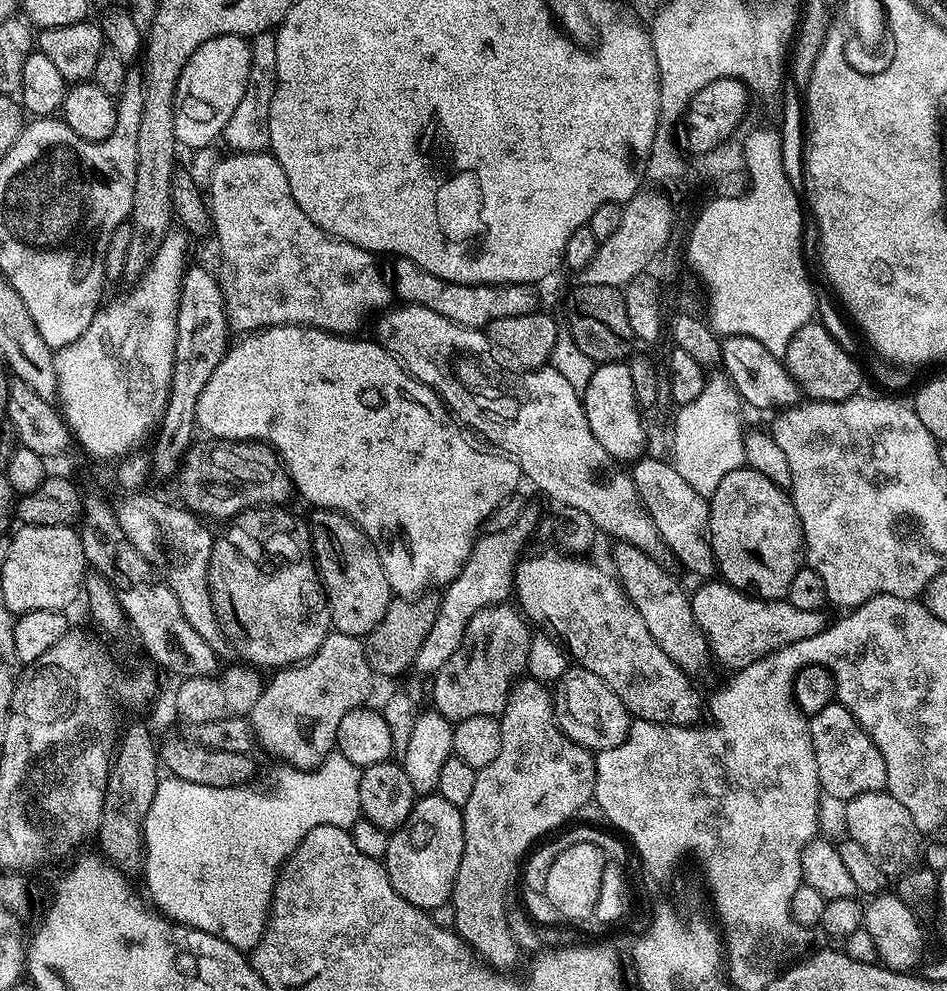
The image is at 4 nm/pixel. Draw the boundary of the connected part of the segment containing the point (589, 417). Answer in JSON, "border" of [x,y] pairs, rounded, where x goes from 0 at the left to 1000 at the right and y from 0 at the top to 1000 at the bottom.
{"border":[[[662,366],[636,367],[623,381],[623,390],[615,397],[619,426],[627,434],[627,442],[636,446],[640,458],[650,466],[671,466],[681,459],[680,425],[671,404]]]}

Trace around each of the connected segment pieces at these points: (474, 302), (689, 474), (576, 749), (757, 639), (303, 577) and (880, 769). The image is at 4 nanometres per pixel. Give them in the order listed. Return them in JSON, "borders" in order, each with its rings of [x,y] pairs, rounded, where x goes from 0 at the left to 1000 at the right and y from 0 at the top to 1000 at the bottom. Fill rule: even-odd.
{"borders":[[[[428,258],[415,266],[418,267],[412,279],[416,284],[416,295],[421,302],[423,299],[427,307],[450,309],[450,313],[458,313],[458,317],[467,317],[467,321],[475,321],[475,325],[493,331],[511,333],[526,321],[547,321],[571,310],[570,299],[565,295],[567,292],[561,287],[485,287],[446,272]]],[[[763,378],[756,379],[747,384],[741,394],[741,398],[737,398],[737,402],[733,402],[733,406],[717,409],[716,426],[711,430],[712,440],[712,464],[716,478],[720,478],[720,482],[724,482],[724,486],[729,486],[729,490],[733,490],[733,494],[737,494],[737,498],[744,503],[751,503],[754,494],[758,494],[758,486],[762,486],[762,482],[767,482],[767,478],[771,478],[771,474],[779,474],[787,471],[786,466],[786,437],[781,432],[781,410],[784,411],[784,403],[777,393],[774,392],[772,383]]],[[[561,684],[542,689],[532,717],[526,724],[530,733],[530,753],[526,765],[522,765],[517,773],[504,778],[501,797],[488,816],[490,861],[488,870],[484,870],[484,882],[479,886],[475,909],[482,926],[479,938],[498,956],[499,961],[520,975],[527,974],[527,969],[541,969],[547,964],[546,955],[535,937],[539,912],[532,907],[536,904],[541,887],[544,884],[546,887],[547,877],[555,861],[571,846],[595,837],[601,830],[599,827],[623,811],[629,801],[628,762],[603,747],[590,735],[587,731],[584,699],[574,694],[578,693],[571,687]]],[[[763,585],[744,586],[730,600],[730,615],[737,632],[748,645],[753,663],[756,662],[772,676],[780,676],[800,668],[814,658],[834,652],[834,648],[847,648],[847,644],[860,644],[873,634],[876,626],[868,616],[845,616],[831,605],[806,605],[777,594]]],[[[291,511],[291,581],[289,583],[277,583],[275,577],[258,567],[241,549],[234,549],[233,541],[227,542],[224,550],[224,558],[221,563],[220,571],[220,593],[224,600],[224,614],[228,617],[229,624],[232,626],[232,632],[238,642],[240,643],[242,651],[246,655],[253,657],[259,662],[257,665],[263,671],[269,672],[271,675],[280,676],[279,674],[287,674],[286,676],[295,676],[297,674],[306,674],[314,670],[321,669],[322,666],[328,664],[336,656],[336,652],[340,652],[340,648],[346,643],[348,631],[351,629],[351,620],[346,617],[346,600],[342,598],[342,591],[338,588],[338,579],[334,575],[334,563],[329,560],[329,535],[324,528],[321,529],[308,517],[303,517],[303,512]]],[[[880,708],[864,716],[864,720],[855,724],[853,729],[867,800],[871,804],[880,803],[886,809],[906,805],[906,801],[932,799],[938,794],[936,769],[928,750],[917,744],[916,737],[904,728],[905,719],[901,718],[890,714],[887,708]]]]}

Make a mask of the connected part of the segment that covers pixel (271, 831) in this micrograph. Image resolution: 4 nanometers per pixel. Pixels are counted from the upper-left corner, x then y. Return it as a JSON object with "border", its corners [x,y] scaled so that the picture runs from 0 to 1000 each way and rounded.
{"border":[[[352,757],[335,775],[300,778],[304,779],[297,781],[296,795],[284,799],[269,799],[266,793],[214,795],[183,782],[168,788],[152,829],[150,879],[161,903],[159,911],[178,928],[226,942],[243,951],[252,961],[265,962],[283,932],[291,885],[319,846],[323,846],[332,834],[347,831],[371,837],[372,830],[381,826],[378,797],[382,776],[360,759]]]}

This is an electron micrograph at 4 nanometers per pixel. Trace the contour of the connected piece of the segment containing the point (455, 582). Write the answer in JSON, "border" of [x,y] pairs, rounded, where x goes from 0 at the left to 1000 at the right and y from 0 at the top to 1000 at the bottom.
{"border":[[[562,507],[554,508],[543,531],[537,531],[533,537],[515,537],[508,540],[498,550],[496,563],[492,563],[488,575],[468,594],[463,624],[458,624],[458,632],[454,632],[454,640],[450,640],[450,648],[446,648],[441,656],[438,677],[458,680],[467,672],[471,672],[471,668],[475,668],[475,663],[479,661],[479,656],[488,652],[488,644],[492,632],[496,632],[496,624],[501,624],[505,616],[533,608],[542,600],[545,570],[551,564],[549,556],[556,551],[569,525],[569,511]]]}

